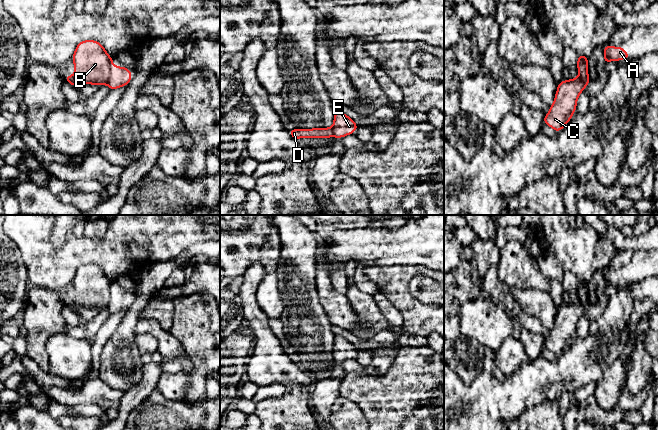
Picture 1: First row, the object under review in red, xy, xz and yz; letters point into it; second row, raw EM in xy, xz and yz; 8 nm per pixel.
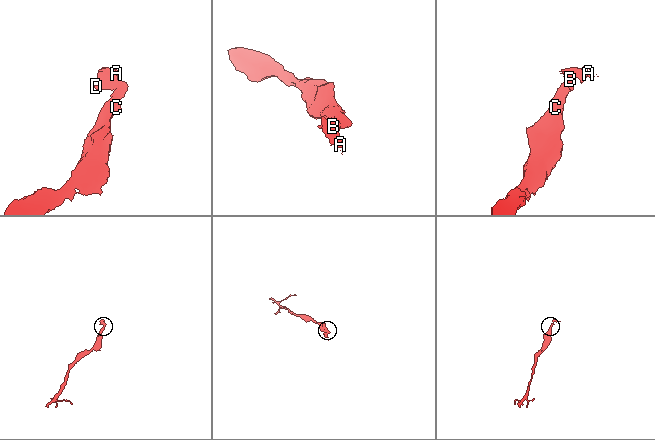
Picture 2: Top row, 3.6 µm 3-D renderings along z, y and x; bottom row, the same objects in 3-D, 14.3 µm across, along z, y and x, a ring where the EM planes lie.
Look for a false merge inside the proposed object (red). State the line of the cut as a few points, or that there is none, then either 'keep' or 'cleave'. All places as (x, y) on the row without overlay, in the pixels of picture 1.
cut xy (112, 289), (109, 295), (109, 304), (106, 307); cleave

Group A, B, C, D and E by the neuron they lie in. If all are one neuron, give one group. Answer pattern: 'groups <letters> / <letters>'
groups A B D / C E

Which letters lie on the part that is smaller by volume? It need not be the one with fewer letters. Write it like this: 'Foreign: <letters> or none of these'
Foreign: A, B, D

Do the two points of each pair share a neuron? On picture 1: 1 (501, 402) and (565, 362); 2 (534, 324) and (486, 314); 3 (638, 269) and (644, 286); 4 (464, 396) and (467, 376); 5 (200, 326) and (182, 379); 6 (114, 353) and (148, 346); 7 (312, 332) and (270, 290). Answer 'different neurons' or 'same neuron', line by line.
1: same neuron
2: different neurons
3: different neurons
4: different neurons
5: different neurons
6: different neurons
7: different neurons

